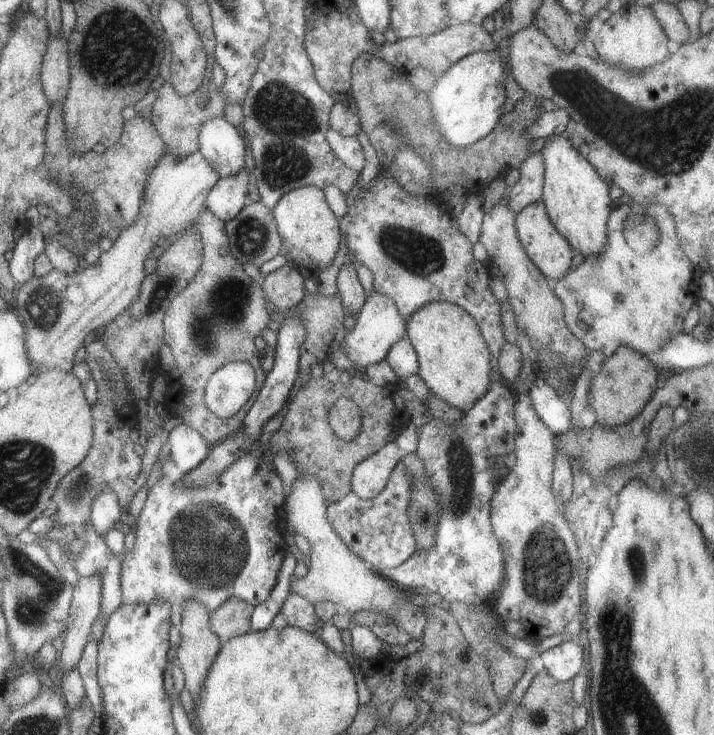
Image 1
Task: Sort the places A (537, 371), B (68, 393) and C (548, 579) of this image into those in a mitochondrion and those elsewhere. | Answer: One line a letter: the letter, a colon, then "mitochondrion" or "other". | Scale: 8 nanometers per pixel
A: other
B: other
C: mitochondrion

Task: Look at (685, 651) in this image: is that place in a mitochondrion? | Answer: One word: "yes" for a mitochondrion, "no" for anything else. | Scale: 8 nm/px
no

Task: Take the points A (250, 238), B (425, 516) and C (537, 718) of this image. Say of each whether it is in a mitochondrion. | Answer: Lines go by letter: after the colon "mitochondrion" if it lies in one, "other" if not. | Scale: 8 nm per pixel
A: mitochondrion
B: mitochondrion
C: mitochondrion

